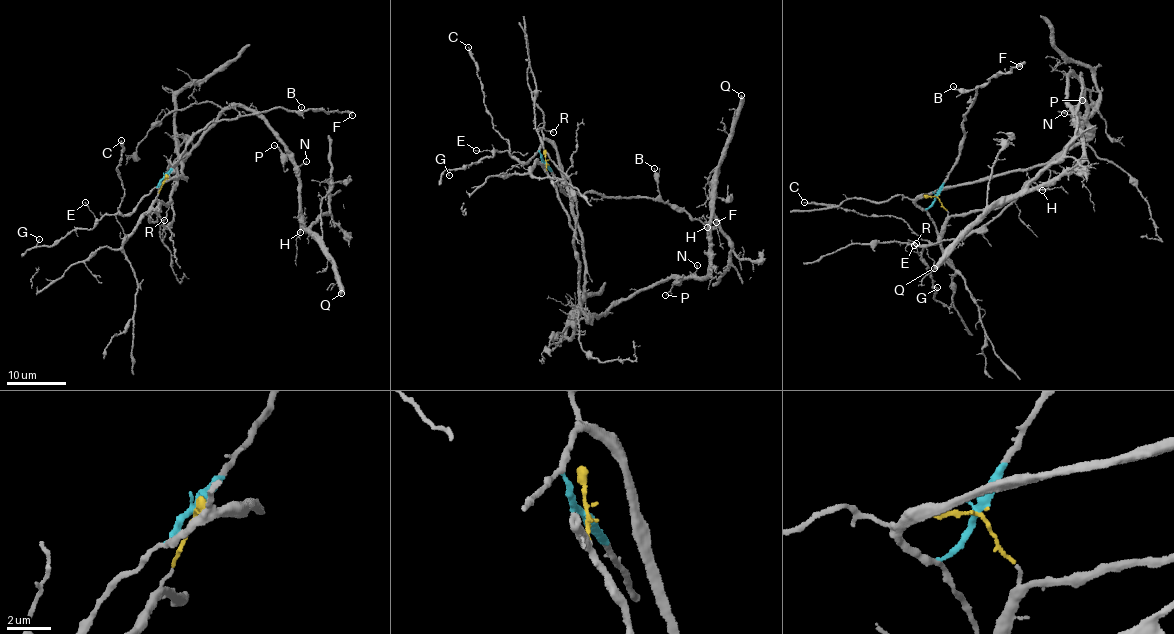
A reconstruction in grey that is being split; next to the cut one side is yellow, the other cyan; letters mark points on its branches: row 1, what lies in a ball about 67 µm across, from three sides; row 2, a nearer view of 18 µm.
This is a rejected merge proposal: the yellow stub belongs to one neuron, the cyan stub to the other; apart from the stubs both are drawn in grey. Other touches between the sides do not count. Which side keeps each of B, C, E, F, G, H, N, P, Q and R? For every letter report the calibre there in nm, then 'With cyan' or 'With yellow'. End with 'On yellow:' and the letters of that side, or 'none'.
B: Thickness 130 nm. With cyan
C: Thickness 170 nm. With cyan
E: Thickness 120 nm. With cyan
F: Thickness 80 nm. With cyan
G: Thickness 110 nm. With cyan
H: Thickness 90 nm. With yellow
N: Thickness 100 nm. With yellow
P: Thickness 70 nm. With yellow
Q: Thickness 400 nm. With yellow
R: Thickness 120 nm. With yellow
On yellow: H, N, P, Q, R

